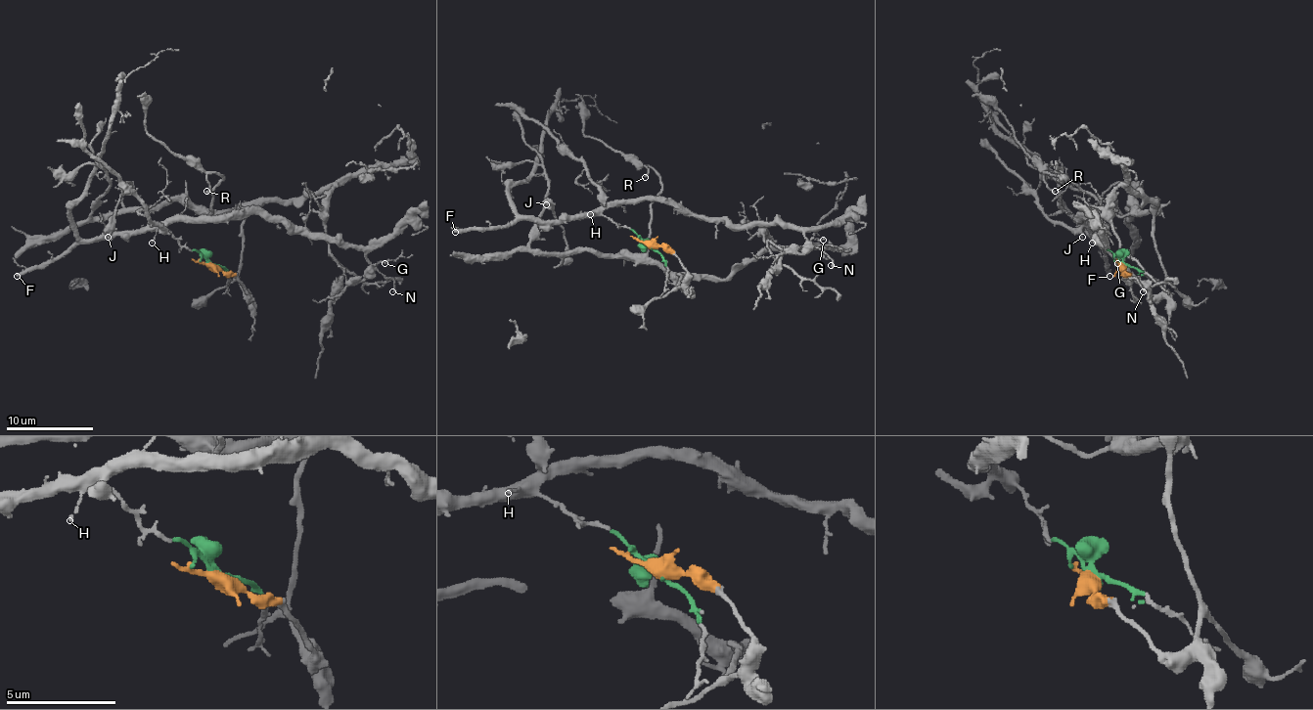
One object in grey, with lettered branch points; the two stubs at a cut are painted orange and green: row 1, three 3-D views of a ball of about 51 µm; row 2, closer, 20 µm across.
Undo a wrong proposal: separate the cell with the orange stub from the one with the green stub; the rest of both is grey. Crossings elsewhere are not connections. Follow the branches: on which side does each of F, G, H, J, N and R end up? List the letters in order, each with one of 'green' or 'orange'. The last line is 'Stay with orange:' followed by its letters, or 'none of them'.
F: green
G: green
H: green
J: orange
N: green
R: orange
Stay with orange: J, R

